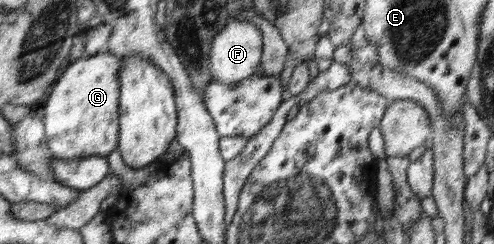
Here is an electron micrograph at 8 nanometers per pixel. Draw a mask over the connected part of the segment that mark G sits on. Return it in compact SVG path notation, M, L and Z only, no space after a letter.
M101 52L100 54L92 55L92 57L78 58L75 61L71 62L72 65L67 66L67 68L62 74L62 81L58 81L58 85L54 85L54 89L52 89L51 94L49 95L48 100L44 107L39 109L39 112L42 113L45 123L45 137L46 142L48 143L49 152L52 157L60 157L62 159L66 159L66 161L78 160L79 158L86 158L90 156L100 156L100 157L108 157L110 153L118 148L118 93L121 93L121 79L119 78L119 73L121 73L122 69L122 61L120 57L115 56L114 54Z

